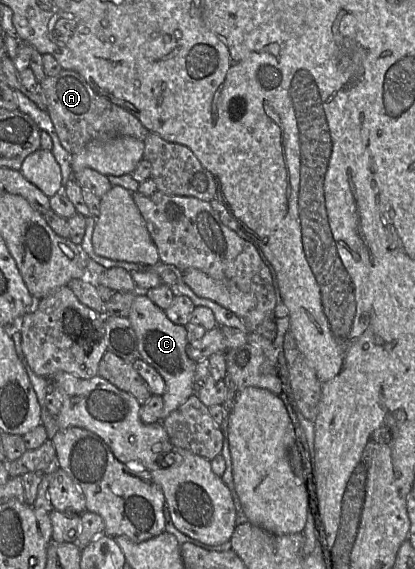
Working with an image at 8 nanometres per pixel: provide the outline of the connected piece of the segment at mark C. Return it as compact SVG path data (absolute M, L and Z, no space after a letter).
M145 292L136 294L130 308L128 319L137 338L139 358L155 368L163 377L166 385L163 399L163 409L160 416L162 423L174 410L185 403L194 394L195 364L187 355L189 342L187 329L183 325L174 324L168 319L165 311L155 305Z

